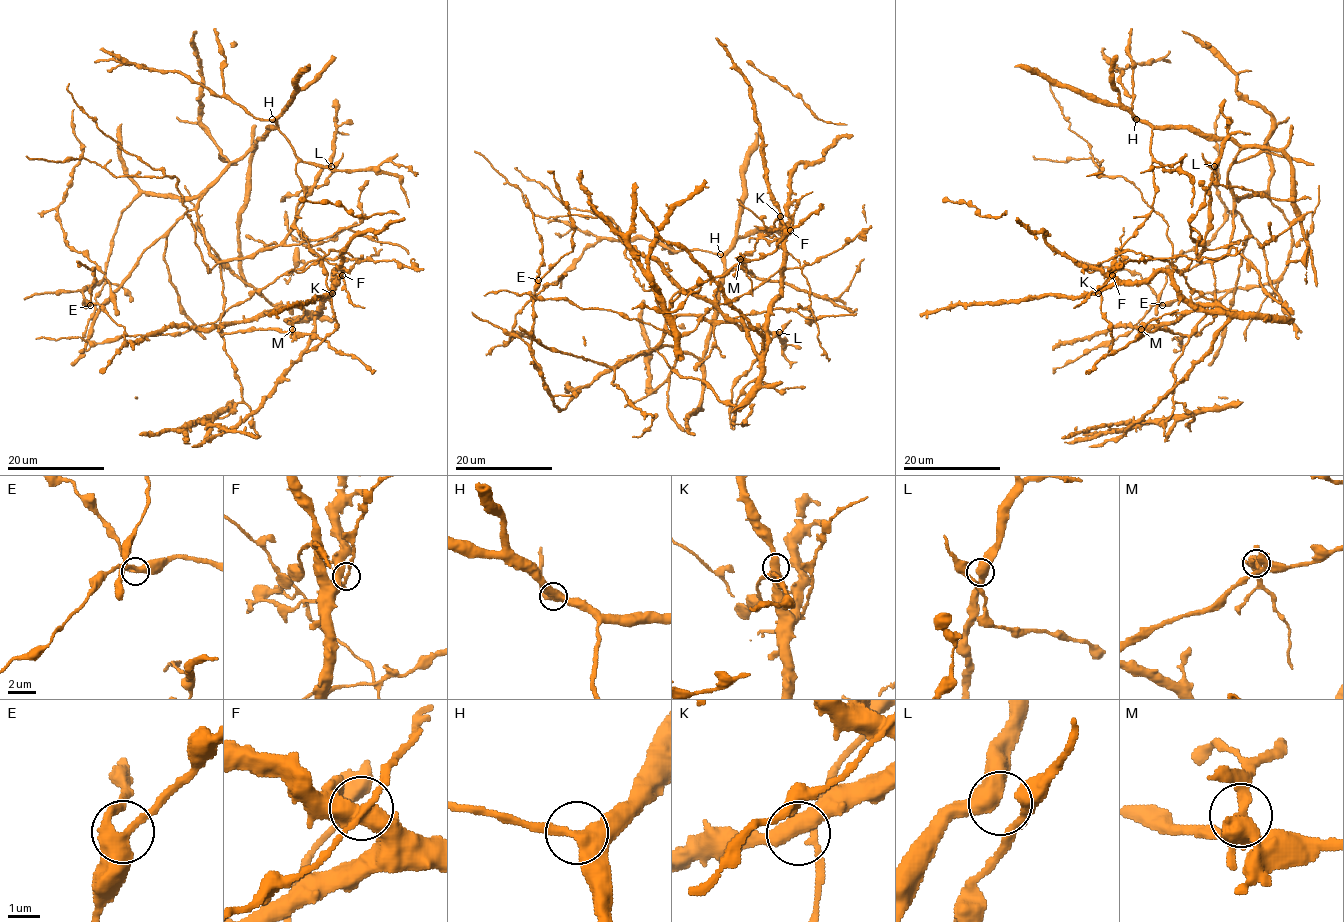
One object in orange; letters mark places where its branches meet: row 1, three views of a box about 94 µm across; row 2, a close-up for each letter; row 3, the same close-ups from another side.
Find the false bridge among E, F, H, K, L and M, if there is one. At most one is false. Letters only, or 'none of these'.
F

